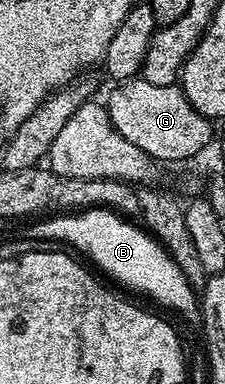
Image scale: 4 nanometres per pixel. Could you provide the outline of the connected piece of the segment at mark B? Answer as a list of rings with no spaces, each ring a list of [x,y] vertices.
[[[94,208],[80,213],[58,215],[62,216],[29,223],[32,225],[24,228],[22,234],[35,242],[58,240],[69,243],[122,285],[180,314],[190,324],[201,323],[201,301],[197,289],[191,286],[180,266],[166,252],[166,248],[145,229],[130,224],[131,221],[110,209]]]

